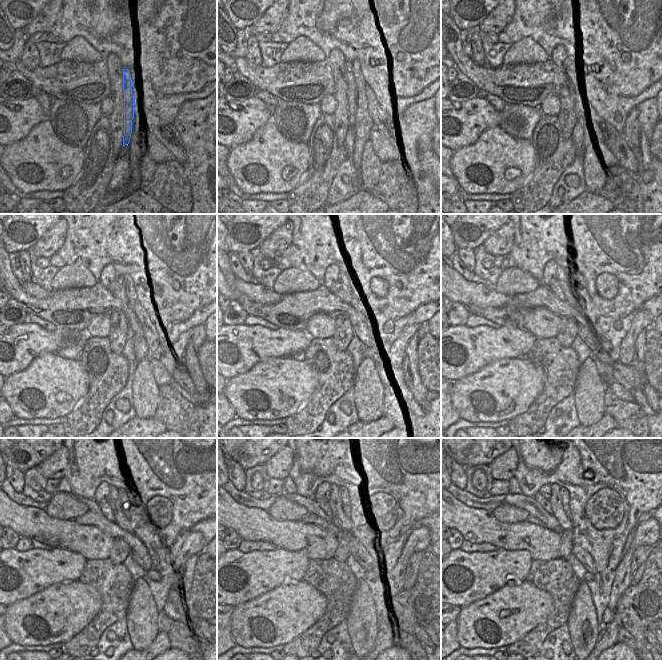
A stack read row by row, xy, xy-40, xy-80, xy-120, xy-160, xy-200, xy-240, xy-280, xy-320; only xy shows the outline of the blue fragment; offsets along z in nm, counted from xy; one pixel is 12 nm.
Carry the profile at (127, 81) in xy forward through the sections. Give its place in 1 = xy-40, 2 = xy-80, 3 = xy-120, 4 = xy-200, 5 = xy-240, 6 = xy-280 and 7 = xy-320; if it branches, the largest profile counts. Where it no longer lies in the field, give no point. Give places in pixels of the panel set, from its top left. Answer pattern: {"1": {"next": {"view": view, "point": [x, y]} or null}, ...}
{"1": {"next": {"view": "xy-40", "point": [349, 77]}}, "2": {"next": {"view": "xy-80", "point": [568, 64]}}, "3": {"next": {"view": "xy-120", "point": [117, 289]}}, "4": {"next": {"view": "xy-200", "point": [555, 287]}}, "5": {"next": {"view": "xy-240", "point": [105, 508]}}, "6": {"next": {"view": "xy-280", "point": [323, 503]}}, "7": {"next": {"view": "xy-320", "point": [545, 503]}}}

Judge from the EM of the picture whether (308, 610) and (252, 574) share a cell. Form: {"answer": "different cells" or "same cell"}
{"answer": "different cells"}

